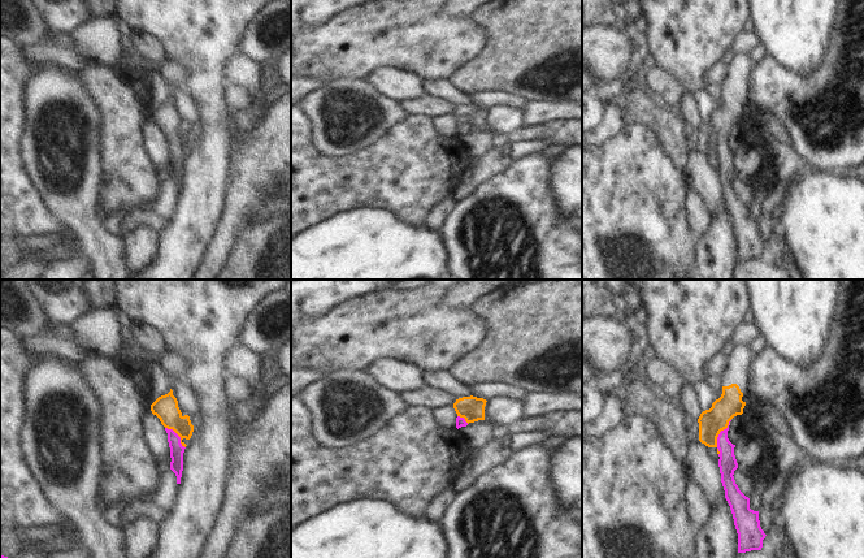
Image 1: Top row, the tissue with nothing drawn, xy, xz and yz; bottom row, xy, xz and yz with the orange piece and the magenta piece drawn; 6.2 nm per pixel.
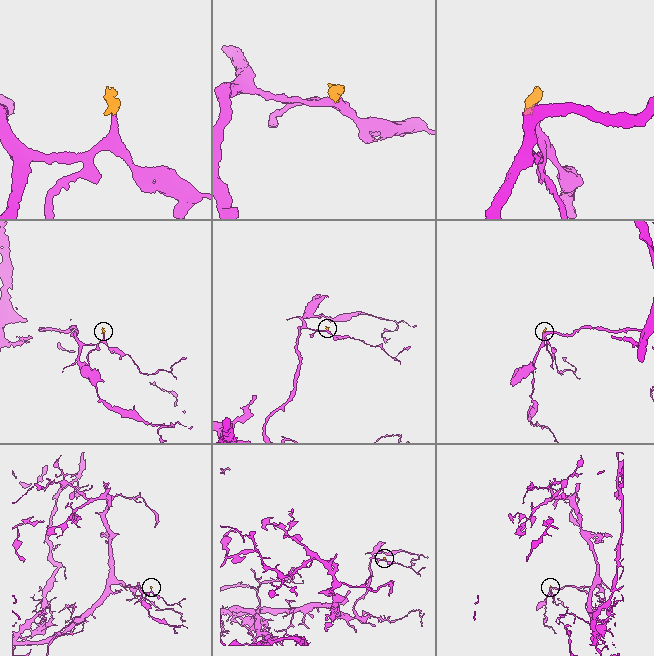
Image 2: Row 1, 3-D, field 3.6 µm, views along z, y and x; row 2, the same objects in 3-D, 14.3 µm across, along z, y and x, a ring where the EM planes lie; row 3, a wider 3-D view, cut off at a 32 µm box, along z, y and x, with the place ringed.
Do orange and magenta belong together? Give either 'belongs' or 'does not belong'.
belongs

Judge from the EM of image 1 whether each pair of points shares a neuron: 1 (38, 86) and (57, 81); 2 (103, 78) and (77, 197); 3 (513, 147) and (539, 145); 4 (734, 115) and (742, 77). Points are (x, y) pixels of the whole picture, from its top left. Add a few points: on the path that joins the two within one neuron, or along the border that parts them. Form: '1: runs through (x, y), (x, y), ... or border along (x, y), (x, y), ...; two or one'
1: runs through (43, 86), (52, 86); one
2: border along (87, 90), (87, 94), (99, 109), (101, 135); two
3: runs through (520, 147), (533, 145); one
4: runs through (734, 106), (736, 86); one

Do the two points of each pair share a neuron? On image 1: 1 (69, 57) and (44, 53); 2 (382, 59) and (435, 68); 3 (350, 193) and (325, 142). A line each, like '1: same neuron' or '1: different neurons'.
1: same neuron
2: same neuron
3: different neurons

